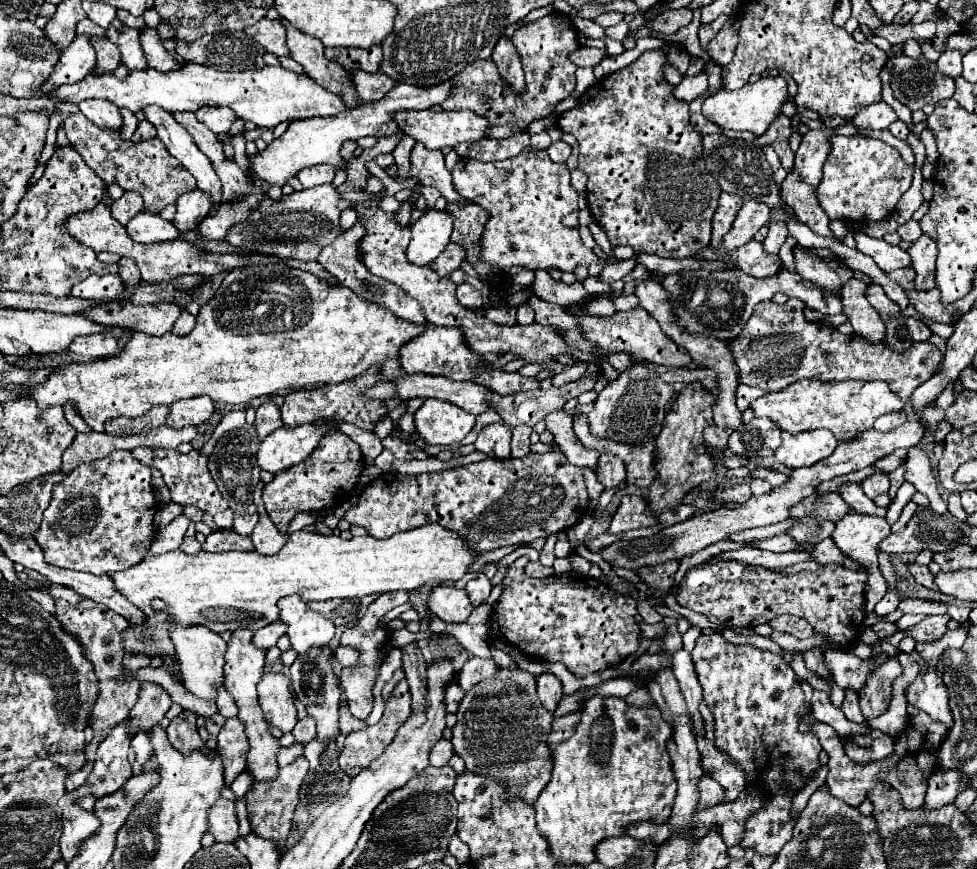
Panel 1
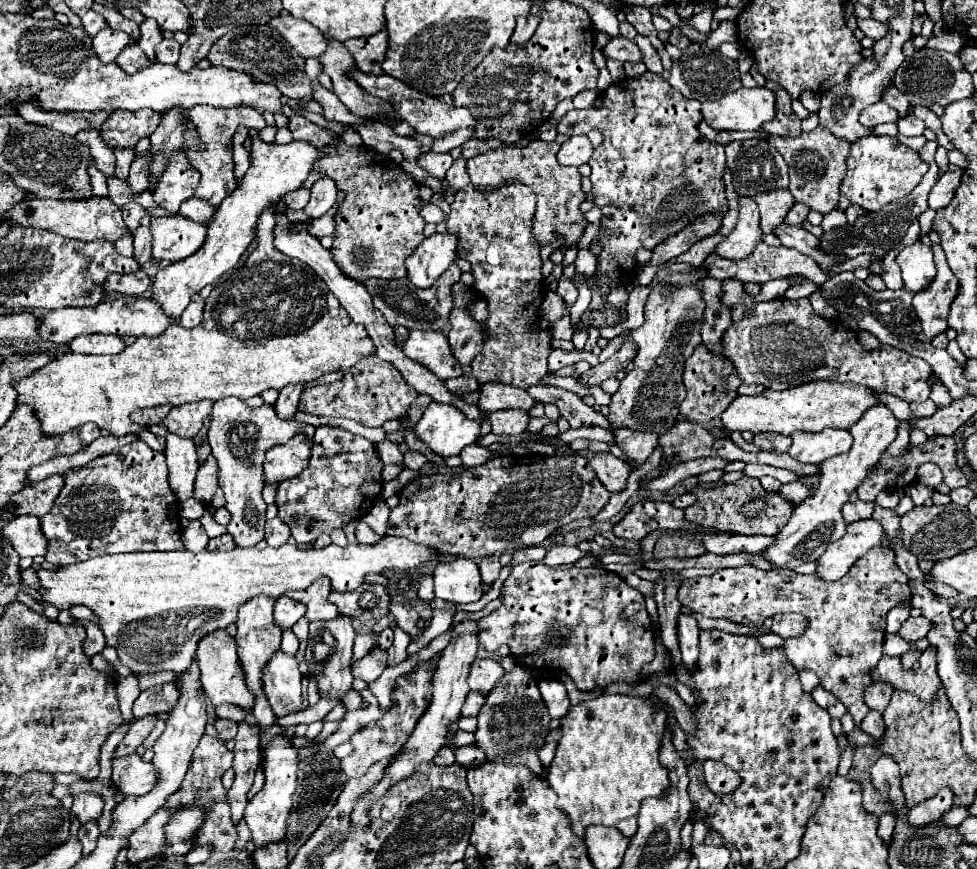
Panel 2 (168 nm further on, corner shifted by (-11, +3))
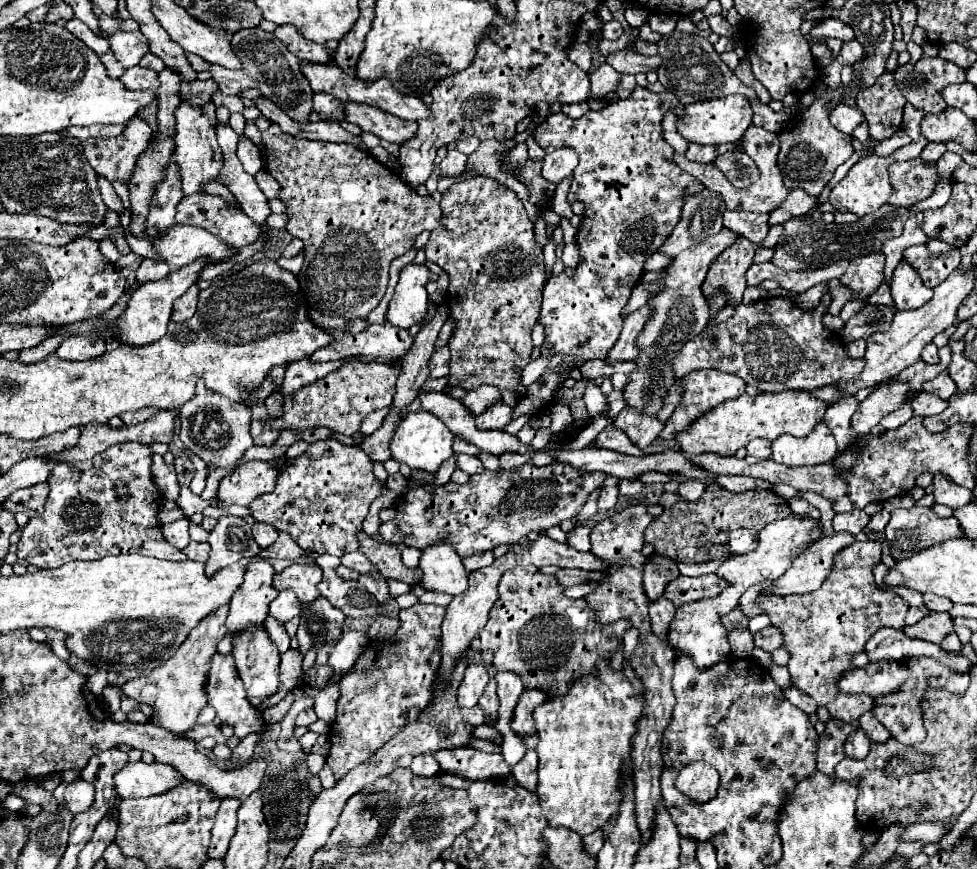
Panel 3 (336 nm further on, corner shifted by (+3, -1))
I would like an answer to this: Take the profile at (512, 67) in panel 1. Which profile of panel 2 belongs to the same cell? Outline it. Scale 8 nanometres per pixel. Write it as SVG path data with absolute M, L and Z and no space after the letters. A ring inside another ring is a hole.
M518 19L518 23L516 23L516 29L514 29L514 33L512 33L512 45L516 43L518 47L522 47L524 43L526 43L526 39L530 39L532 35L534 35L534 31L536 31L536 27L538 27L538 21L526 21L526 19Z

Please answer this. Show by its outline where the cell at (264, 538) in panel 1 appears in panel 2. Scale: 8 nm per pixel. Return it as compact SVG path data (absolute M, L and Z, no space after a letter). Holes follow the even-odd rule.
M274 517L266 523L266 543L270 547L282 547L284 543L288 543L288 539L290 539L290 527L282 519Z

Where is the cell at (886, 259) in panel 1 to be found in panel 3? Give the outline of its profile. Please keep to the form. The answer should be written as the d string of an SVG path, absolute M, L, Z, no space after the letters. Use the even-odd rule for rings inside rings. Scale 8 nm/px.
M900 263L896 267L894 279L892 279L892 297L894 297L896 309L900 311L918 309L924 303L928 303L932 295L934 295L932 289L920 283L920 277L916 275L916 271L912 271L912 267L908 267L908 263Z

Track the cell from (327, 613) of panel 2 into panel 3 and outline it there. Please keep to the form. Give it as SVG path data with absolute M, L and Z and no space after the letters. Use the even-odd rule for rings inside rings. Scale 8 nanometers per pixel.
M294 563L294 565L286 567L282 573L274 575L274 587L278 591L284 591L284 589L296 591L296 595L302 599L302 609L306 609L308 603L318 593L316 585L320 583L320 579L322 579L320 565L316 565L316 563L298 565L298 563Z

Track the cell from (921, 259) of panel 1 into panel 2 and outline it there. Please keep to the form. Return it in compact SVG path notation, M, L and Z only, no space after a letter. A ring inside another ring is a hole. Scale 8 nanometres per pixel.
M938 243L932 245L934 251L934 263L936 263L936 277L932 279L932 283L914 293L914 309L922 321L922 335L918 339L922 341L930 341L934 335L942 333L948 329L948 311L950 311L950 303L954 299L954 291L958 291L958 281L954 279L944 251Z

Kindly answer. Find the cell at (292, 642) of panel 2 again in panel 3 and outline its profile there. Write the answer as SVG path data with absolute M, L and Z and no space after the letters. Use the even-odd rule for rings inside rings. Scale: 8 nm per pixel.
M268 615L266 621L264 621L264 627L270 633L270 639L276 643L278 651L286 653L290 649L290 637L288 637L288 633L284 629L284 623L278 623L272 615Z

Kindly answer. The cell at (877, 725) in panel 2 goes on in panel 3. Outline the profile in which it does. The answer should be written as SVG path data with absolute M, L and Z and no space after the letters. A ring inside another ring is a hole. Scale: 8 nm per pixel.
M854 731L848 739L846 739L846 745L844 745L844 753L846 757L850 759L866 759L870 751L870 743L868 743L868 737L860 731Z

